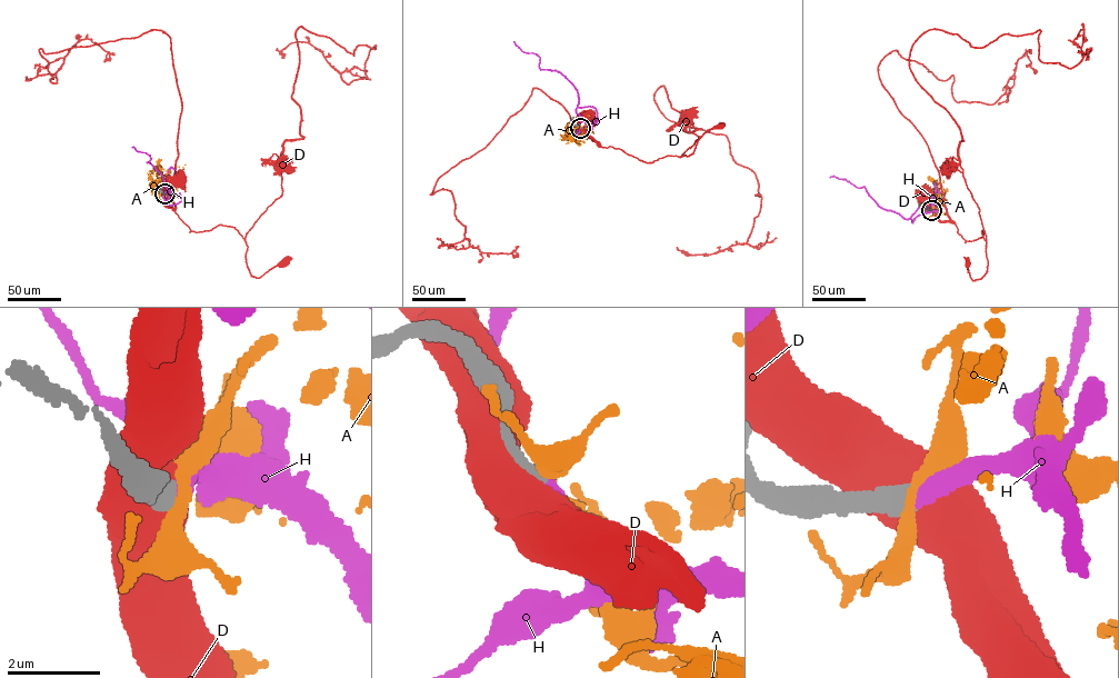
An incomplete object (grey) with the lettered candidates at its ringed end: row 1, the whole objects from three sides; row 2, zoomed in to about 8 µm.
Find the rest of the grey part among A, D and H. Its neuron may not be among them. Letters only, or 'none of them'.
H

